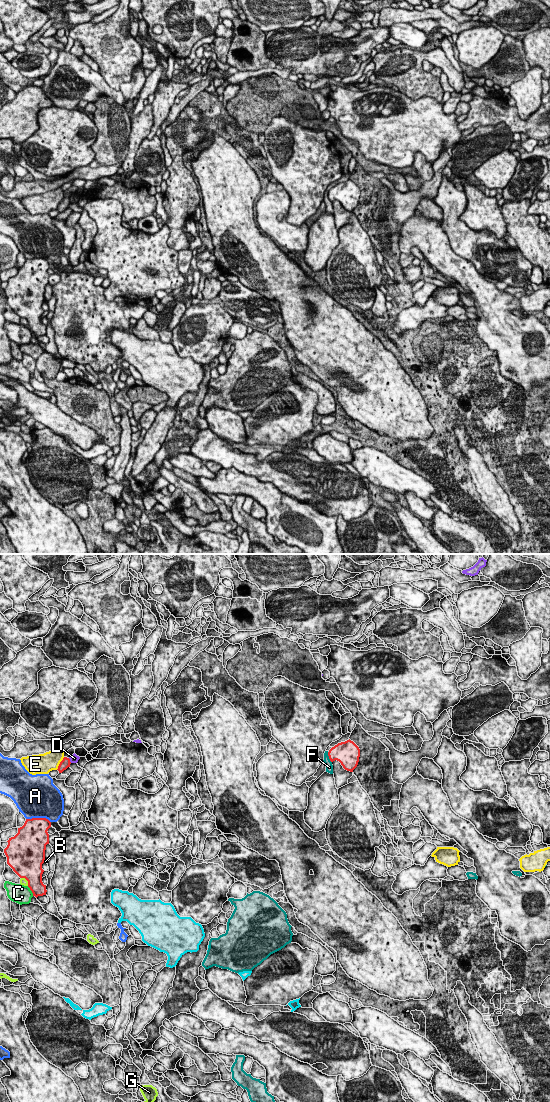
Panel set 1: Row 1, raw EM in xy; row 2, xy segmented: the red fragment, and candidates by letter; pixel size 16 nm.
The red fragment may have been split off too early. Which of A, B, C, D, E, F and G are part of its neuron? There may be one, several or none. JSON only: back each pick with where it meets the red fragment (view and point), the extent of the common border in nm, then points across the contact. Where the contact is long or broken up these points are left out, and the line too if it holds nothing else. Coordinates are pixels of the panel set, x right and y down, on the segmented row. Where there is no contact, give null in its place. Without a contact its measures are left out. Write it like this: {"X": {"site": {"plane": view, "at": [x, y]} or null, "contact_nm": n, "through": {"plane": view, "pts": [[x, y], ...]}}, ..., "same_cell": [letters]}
{"same_cell": []}

